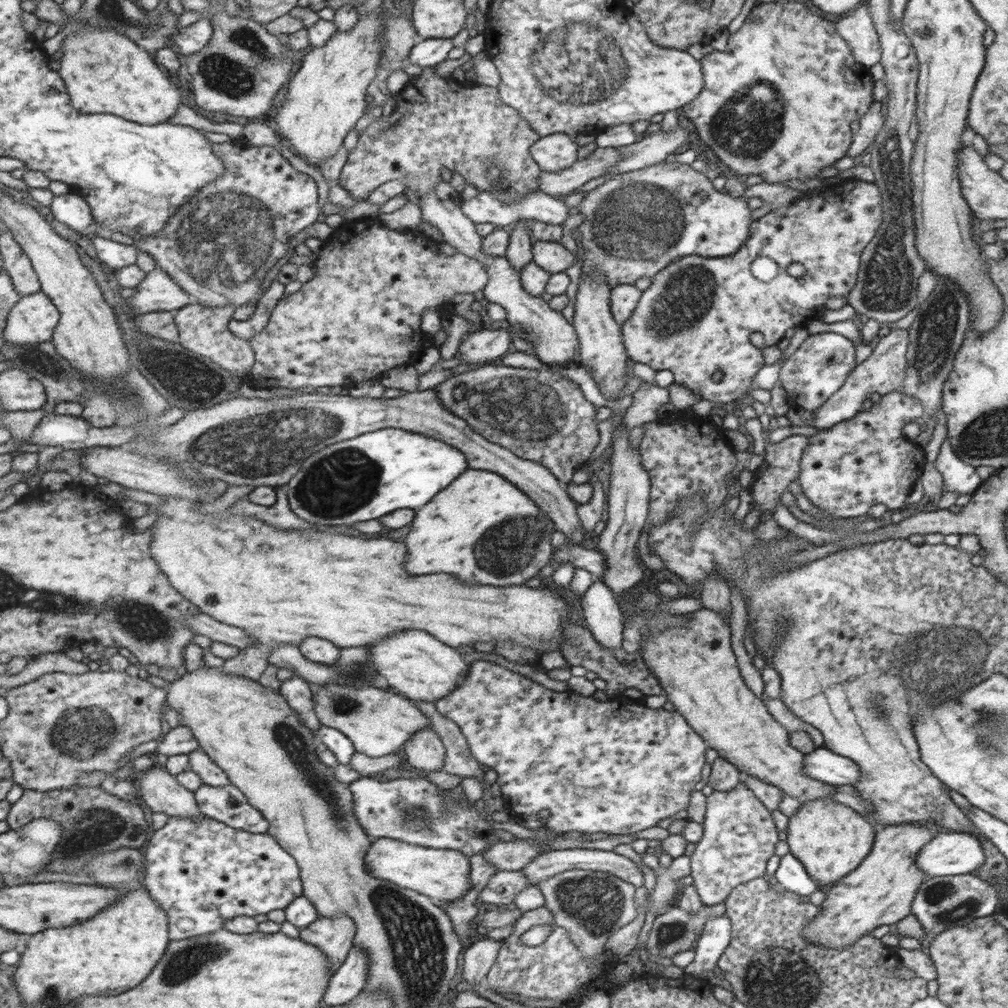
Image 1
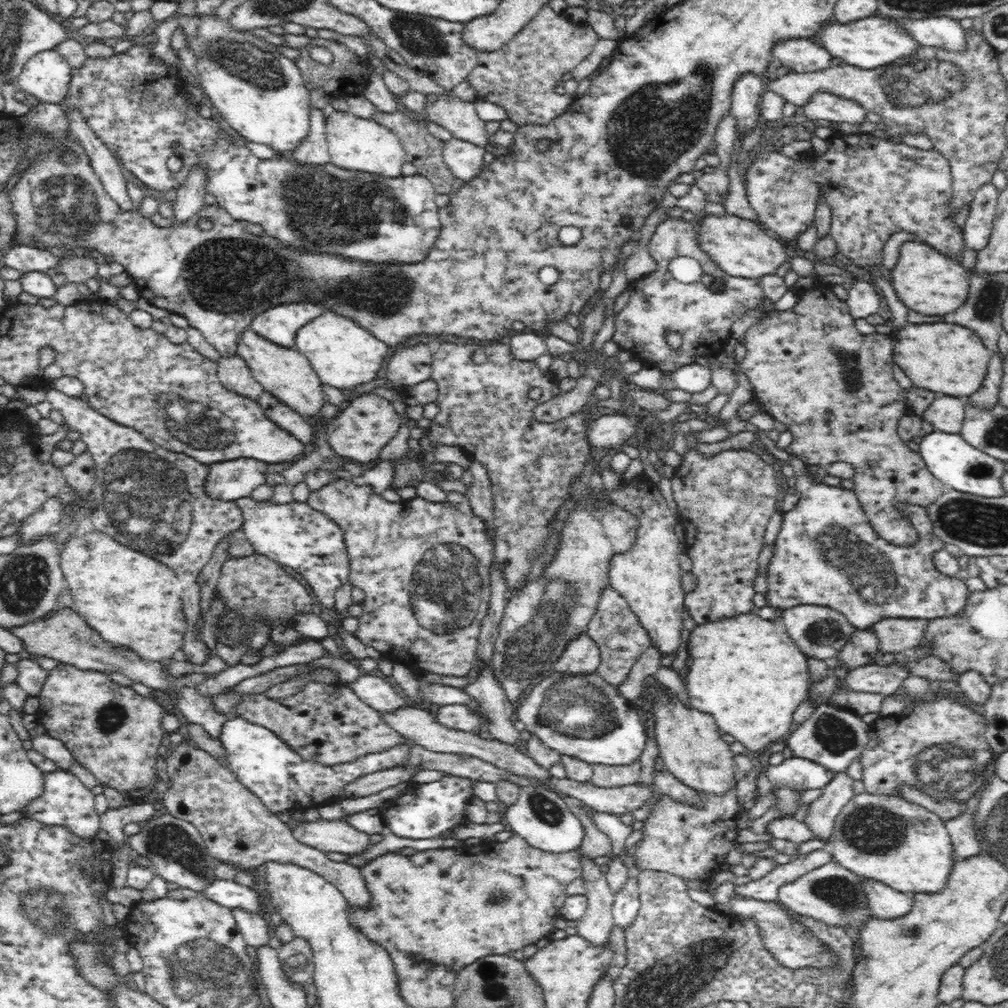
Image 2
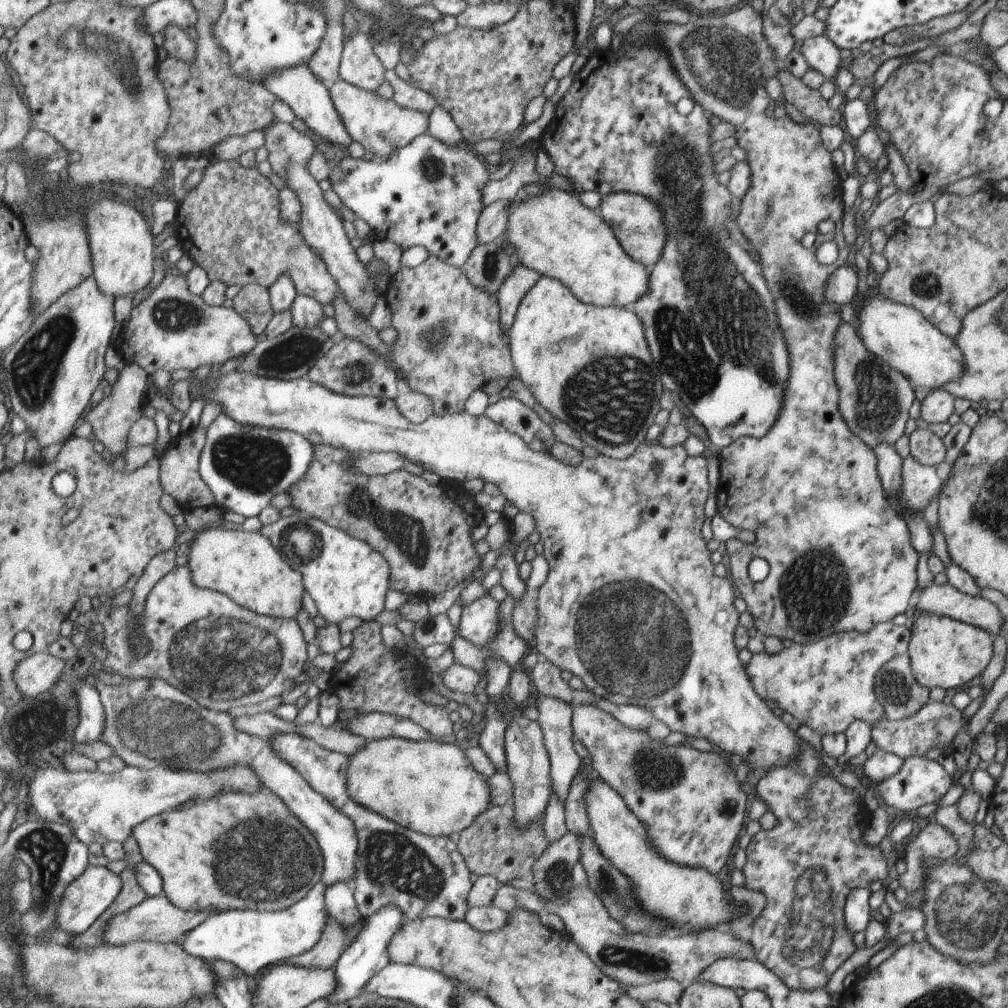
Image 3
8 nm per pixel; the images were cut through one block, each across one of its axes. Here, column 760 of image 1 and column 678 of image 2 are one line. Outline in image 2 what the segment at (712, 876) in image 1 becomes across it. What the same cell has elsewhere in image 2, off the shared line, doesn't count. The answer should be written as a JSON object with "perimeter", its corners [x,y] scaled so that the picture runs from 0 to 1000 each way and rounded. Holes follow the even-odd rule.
{"perimeter":[[[726,784],[710,790],[708,788],[698,788],[693,786],[697,792],[697,800],[677,799],[675,795],[669,795],[666,790],[657,789],[654,797],[648,802],[646,809],[639,814],[639,831],[637,835],[632,836],[630,841],[630,857],[632,861],[640,865],[647,863],[665,865],[683,873],[698,873],[698,871],[707,871],[714,864],[714,859],[719,856],[720,847],[731,837],[730,829],[732,819],[730,812],[732,810],[732,798],[730,798],[731,784]]]}

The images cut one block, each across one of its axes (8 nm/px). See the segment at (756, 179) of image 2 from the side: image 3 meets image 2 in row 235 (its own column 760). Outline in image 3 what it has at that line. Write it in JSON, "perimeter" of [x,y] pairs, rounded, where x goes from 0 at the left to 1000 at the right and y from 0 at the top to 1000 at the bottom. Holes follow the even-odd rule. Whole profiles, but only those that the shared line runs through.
{"perimeter":[[[795,734],[794,745],[790,746],[790,750],[786,755],[774,761],[764,761],[759,768],[751,774],[748,780],[749,793],[757,795],[761,801],[761,805],[765,806],[771,813],[771,818],[765,823],[753,824],[744,831],[741,841],[739,841],[739,858],[736,861],[737,875],[736,881],[743,884],[753,885],[759,891],[758,901],[754,904],[752,911],[746,916],[747,923],[743,937],[748,943],[748,951],[755,957],[761,958],[766,962],[783,981],[788,982],[806,982],[811,980],[820,981],[822,972],[826,972],[826,968],[830,968],[830,964],[834,964],[834,960],[838,960],[838,952],[846,952],[846,944],[850,944],[850,937],[846,937],[846,925],[841,925],[838,913],[837,902],[838,893],[842,885],[846,882],[860,882],[866,874],[878,874],[880,871],[880,853],[874,849],[874,843],[870,838],[860,838],[857,835],[857,821],[860,819],[864,812],[864,807],[856,800],[855,793],[849,784],[840,782],[827,774],[820,762],[816,759],[814,750],[807,742],[805,738],[801,738]]]}

